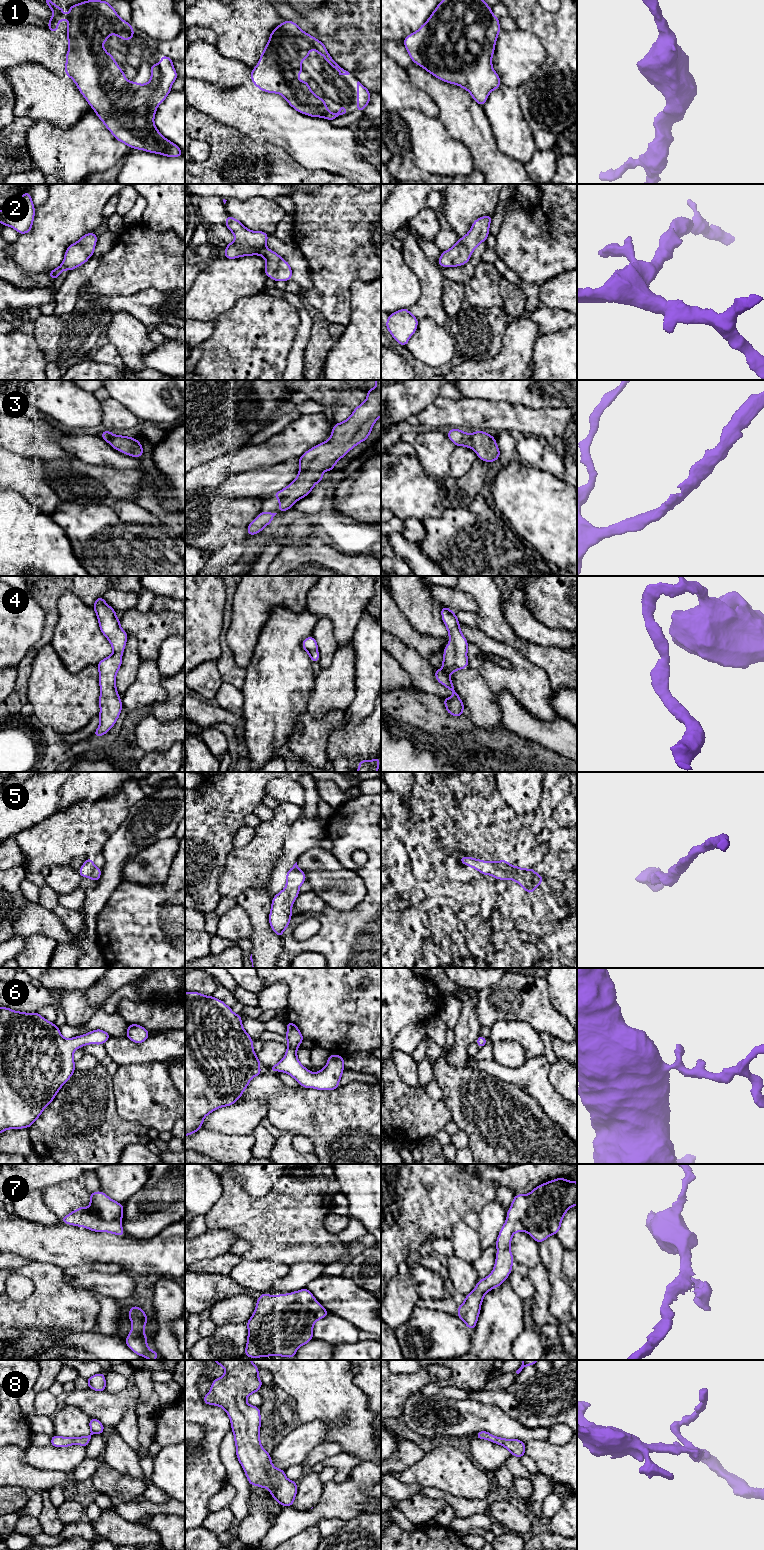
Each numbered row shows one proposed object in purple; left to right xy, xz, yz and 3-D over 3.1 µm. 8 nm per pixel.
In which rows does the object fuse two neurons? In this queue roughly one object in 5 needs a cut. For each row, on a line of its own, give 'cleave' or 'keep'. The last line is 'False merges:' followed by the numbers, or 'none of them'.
1: keep
2: keep
3: keep
4: keep
5: keep
6: keep
7: keep
8: keep
False merges: none of them

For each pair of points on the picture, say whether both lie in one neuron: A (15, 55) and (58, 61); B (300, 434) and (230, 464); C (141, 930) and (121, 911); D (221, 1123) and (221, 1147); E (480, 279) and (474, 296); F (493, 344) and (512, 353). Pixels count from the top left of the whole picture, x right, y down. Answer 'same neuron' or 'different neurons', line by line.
A: same neuron
B: same neuron
C: same neuron
D: different neurons
E: same neuron
F: different neurons

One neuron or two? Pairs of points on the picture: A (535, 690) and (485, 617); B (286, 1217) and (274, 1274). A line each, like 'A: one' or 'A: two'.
A: two
B: two

